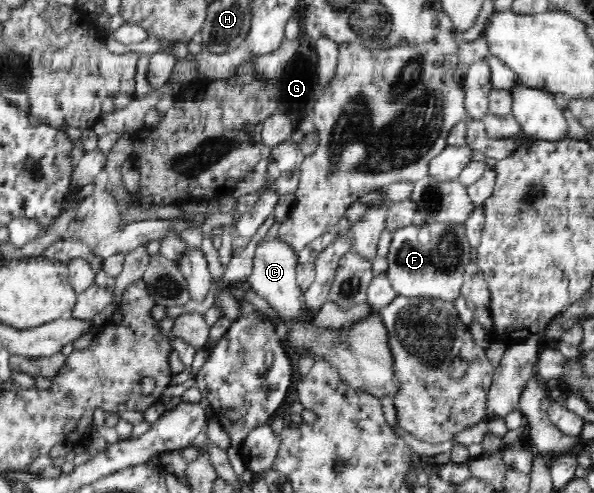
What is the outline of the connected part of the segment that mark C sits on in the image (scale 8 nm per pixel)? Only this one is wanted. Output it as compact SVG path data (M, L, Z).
M264 237L257 244L253 261L254 267L249 277L253 290L263 296L280 316L296 317L302 312L303 292L297 283L298 253L292 249L292 245L284 243L280 237L272 241L265 241Z

